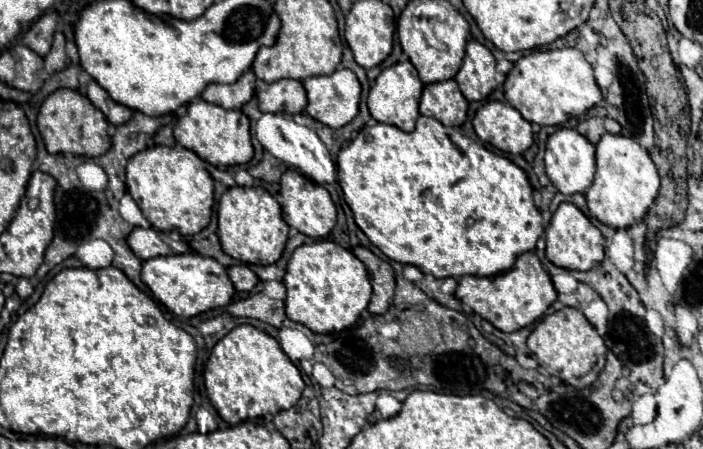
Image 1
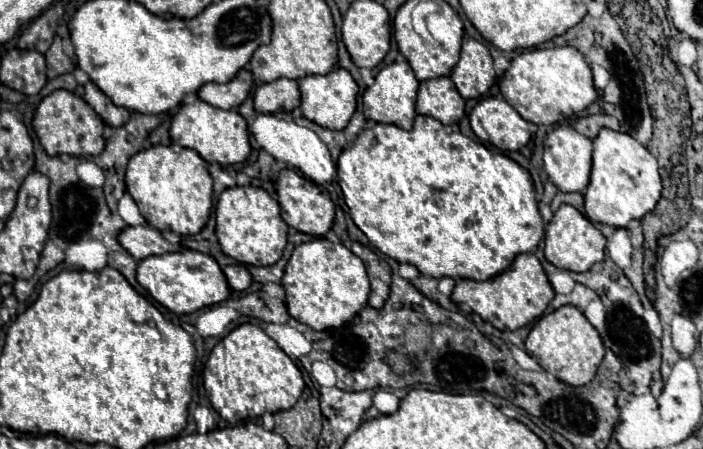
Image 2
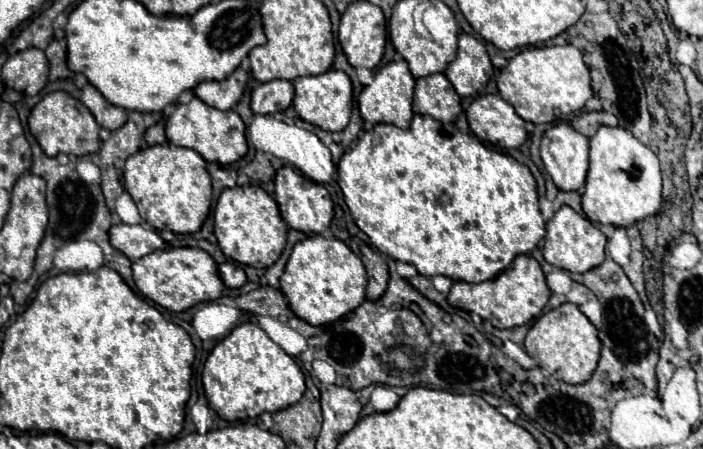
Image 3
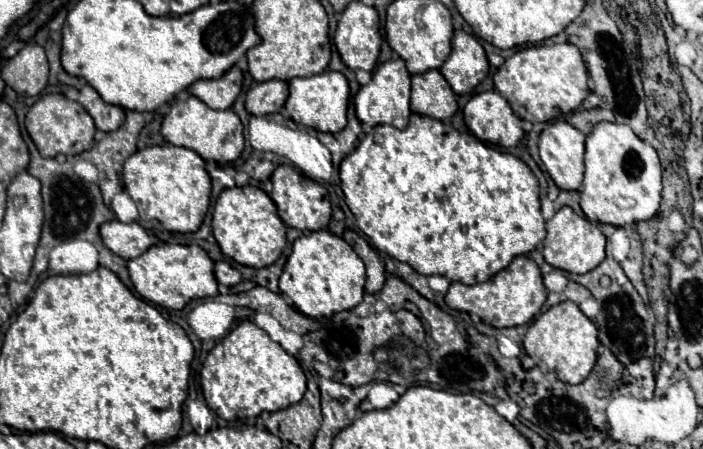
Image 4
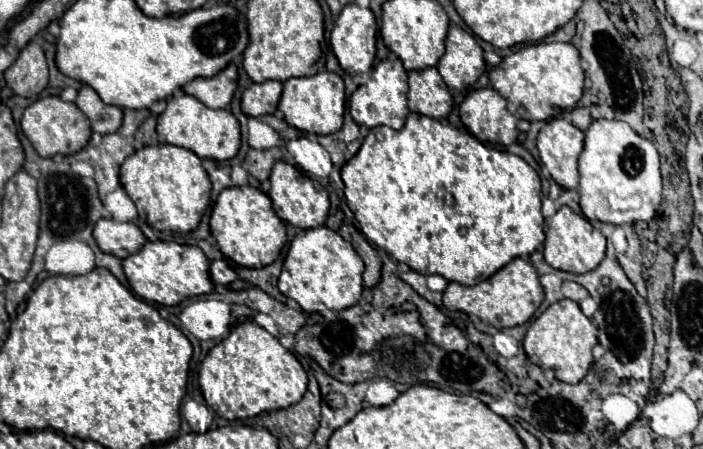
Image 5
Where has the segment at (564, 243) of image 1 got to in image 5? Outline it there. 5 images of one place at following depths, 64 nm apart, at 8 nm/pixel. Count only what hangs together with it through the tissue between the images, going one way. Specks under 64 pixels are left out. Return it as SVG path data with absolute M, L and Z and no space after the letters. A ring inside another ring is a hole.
M562 206L552 220L548 222L548 232L546 232L546 242L544 242L544 260L564 272L572 274L584 274L594 270L606 252L606 238L580 214L572 212L568 206Z

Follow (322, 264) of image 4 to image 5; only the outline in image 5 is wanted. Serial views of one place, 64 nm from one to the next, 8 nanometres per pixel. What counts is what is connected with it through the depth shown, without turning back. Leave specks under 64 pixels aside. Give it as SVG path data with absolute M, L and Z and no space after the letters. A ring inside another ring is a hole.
M326 226L300 230L290 242L282 274L278 278L278 290L298 302L304 312L344 310L354 306L362 296L362 272L364 262L336 230Z

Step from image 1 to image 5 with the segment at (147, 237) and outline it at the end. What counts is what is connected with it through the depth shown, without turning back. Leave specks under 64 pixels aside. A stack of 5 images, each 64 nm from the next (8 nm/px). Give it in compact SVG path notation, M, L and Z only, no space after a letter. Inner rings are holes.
M100 218L94 226L94 240L98 248L116 258L126 258L132 252L138 252L146 242L140 228L132 222L116 222L112 218Z

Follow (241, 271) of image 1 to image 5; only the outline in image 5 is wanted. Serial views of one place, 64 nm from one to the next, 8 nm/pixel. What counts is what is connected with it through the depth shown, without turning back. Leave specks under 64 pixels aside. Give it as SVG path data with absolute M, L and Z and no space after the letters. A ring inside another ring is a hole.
M212 260L212 262L210 262L210 278L212 278L212 282L214 282L216 286L218 286L218 284L228 286L228 284L234 282L238 276L236 276L236 272L228 266L226 260Z

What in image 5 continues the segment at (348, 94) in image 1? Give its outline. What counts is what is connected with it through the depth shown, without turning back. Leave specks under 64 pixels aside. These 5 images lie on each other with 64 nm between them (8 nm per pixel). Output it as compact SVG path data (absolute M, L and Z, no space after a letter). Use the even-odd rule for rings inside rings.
M318 72L306 78L290 78L284 82L284 90L278 102L278 110L282 112L284 120L308 134L332 134L340 130L342 116L344 116L344 82L338 74L332 72Z

